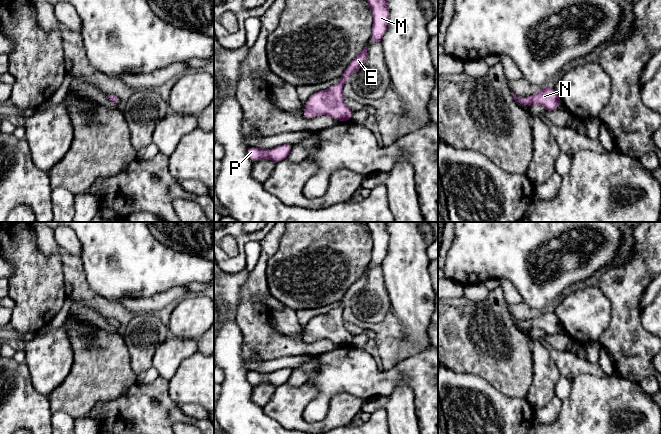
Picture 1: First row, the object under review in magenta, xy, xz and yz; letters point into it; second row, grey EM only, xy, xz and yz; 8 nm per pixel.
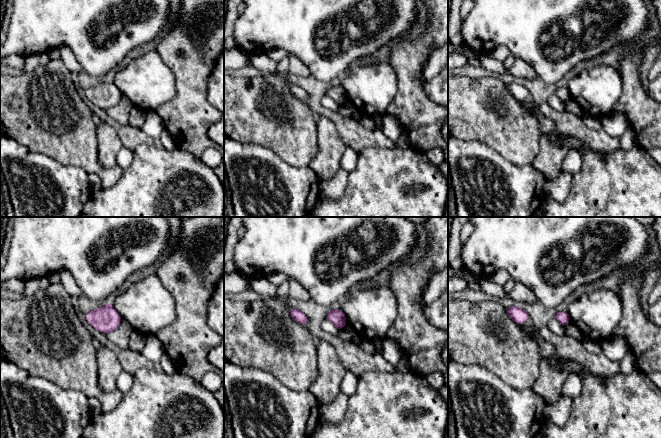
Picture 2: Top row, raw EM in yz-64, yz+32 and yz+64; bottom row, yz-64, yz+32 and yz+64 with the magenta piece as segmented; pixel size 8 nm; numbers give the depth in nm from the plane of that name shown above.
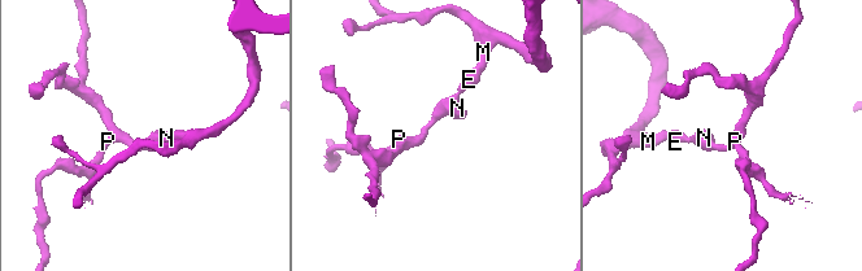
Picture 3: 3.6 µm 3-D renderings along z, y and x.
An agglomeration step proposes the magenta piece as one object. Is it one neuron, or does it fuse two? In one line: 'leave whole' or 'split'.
leave whole

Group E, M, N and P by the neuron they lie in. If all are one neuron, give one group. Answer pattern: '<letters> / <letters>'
E M N P

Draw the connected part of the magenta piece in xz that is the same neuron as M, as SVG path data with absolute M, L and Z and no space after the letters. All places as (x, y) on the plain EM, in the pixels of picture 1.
M366 222L373 240L372 257L370 266L381 267L387 254L389 234L387 232L387 222Z

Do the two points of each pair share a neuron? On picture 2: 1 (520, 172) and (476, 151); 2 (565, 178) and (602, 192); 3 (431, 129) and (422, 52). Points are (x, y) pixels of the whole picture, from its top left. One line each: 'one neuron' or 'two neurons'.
1: one neuron
2: two neurons
3: one neuron

